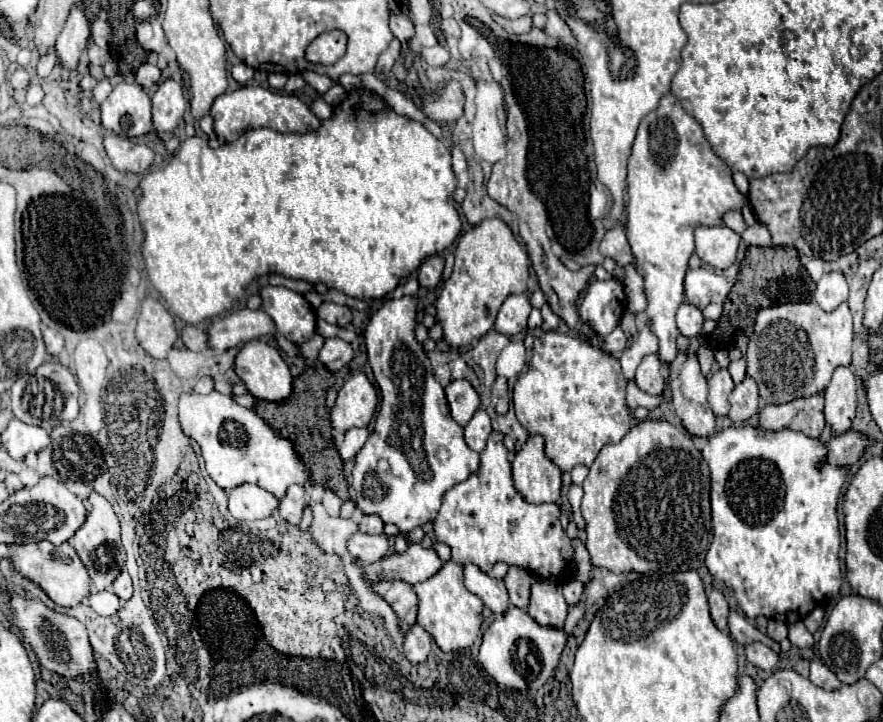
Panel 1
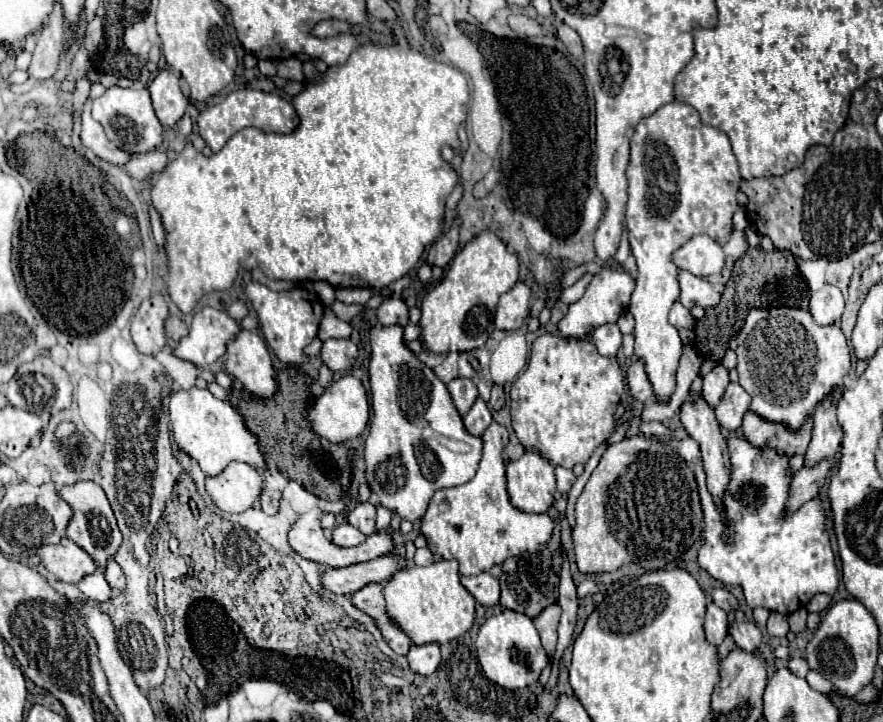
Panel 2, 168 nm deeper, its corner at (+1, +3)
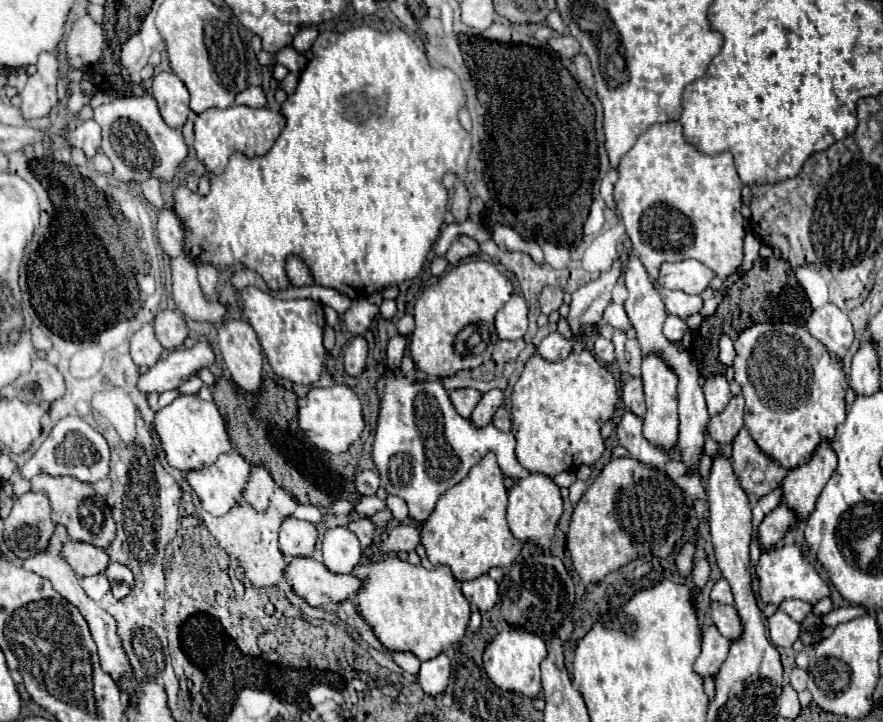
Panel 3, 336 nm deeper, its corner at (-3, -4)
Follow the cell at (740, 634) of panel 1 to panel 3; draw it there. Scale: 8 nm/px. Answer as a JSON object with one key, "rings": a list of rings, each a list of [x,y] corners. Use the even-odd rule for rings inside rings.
{"rings":[[[720,579],[720,581],[714,583],[712,593],[710,593],[710,601],[724,603],[724,605],[734,605],[734,595],[732,595],[732,589],[730,589],[726,579]]]}

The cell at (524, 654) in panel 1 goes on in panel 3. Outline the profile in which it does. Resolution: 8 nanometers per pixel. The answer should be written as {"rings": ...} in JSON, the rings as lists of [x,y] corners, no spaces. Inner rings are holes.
{"rings":[[[510,627],[502,629],[492,637],[492,641],[486,645],[482,655],[483,667],[494,685],[498,685],[504,691],[516,691],[526,697],[536,697],[542,679],[540,679],[540,663],[546,657],[546,643],[542,637],[536,637],[534,633],[528,633],[522,627]]]}

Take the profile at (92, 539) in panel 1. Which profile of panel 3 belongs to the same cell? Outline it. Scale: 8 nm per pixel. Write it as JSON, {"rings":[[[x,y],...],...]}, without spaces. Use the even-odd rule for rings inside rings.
{"rings":[[[38,475],[32,479],[32,491],[44,491],[52,505],[52,519],[58,525],[64,525],[72,541],[84,541],[98,549],[108,549],[116,537],[116,525],[110,515],[110,507],[104,497],[98,495],[90,483],[76,481],[74,477],[50,477]]]}

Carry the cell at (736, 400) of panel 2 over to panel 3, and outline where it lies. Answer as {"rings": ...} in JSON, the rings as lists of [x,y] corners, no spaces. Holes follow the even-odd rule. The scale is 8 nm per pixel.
{"rings":[[[734,395],[728,407],[720,415],[710,417],[710,423],[708,423],[710,437],[720,445],[730,443],[742,427],[744,427],[744,397],[742,395]]]}

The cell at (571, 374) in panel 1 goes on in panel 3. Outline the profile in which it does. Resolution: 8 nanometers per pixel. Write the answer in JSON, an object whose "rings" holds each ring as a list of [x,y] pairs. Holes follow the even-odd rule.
{"rings":[[[574,349],[566,359],[548,361],[534,353],[518,383],[512,391],[512,433],[516,437],[516,457],[528,471],[540,471],[548,477],[556,477],[562,471],[574,467],[592,467],[604,453],[604,439],[600,435],[602,425],[614,417],[618,405],[618,385],[608,367],[600,365],[588,349]]]}

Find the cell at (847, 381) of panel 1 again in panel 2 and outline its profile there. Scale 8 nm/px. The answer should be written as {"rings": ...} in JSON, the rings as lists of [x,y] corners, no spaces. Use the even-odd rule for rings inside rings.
{"rings":[[[830,394],[816,406],[816,412],[812,416],[812,440],[804,454],[804,466],[816,466],[824,458],[834,458],[840,450],[842,428],[836,420],[838,400],[838,394]]]}

